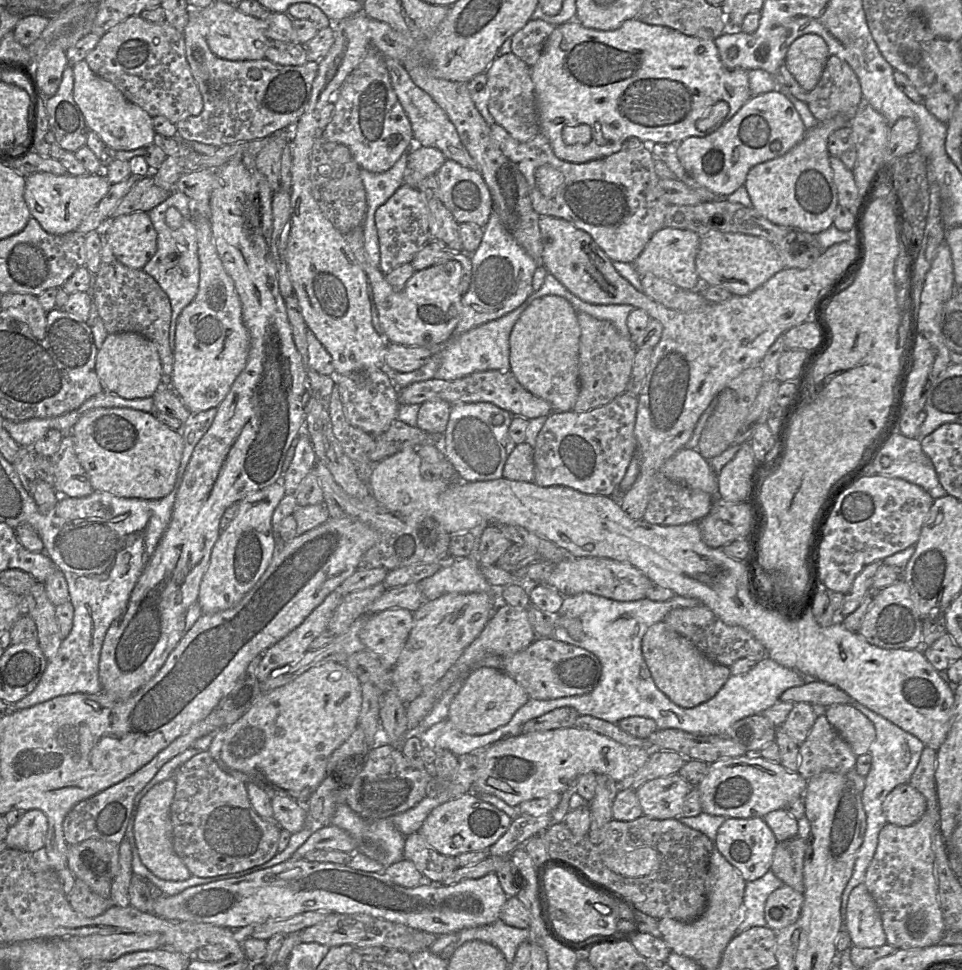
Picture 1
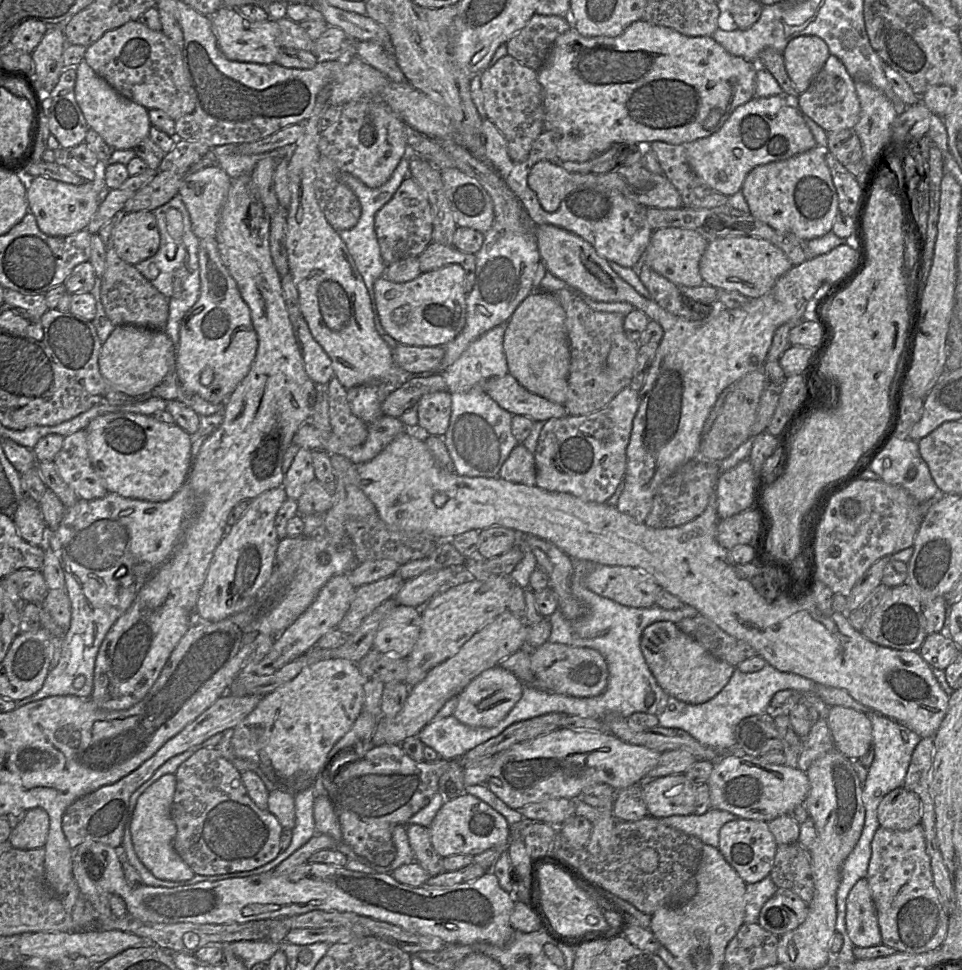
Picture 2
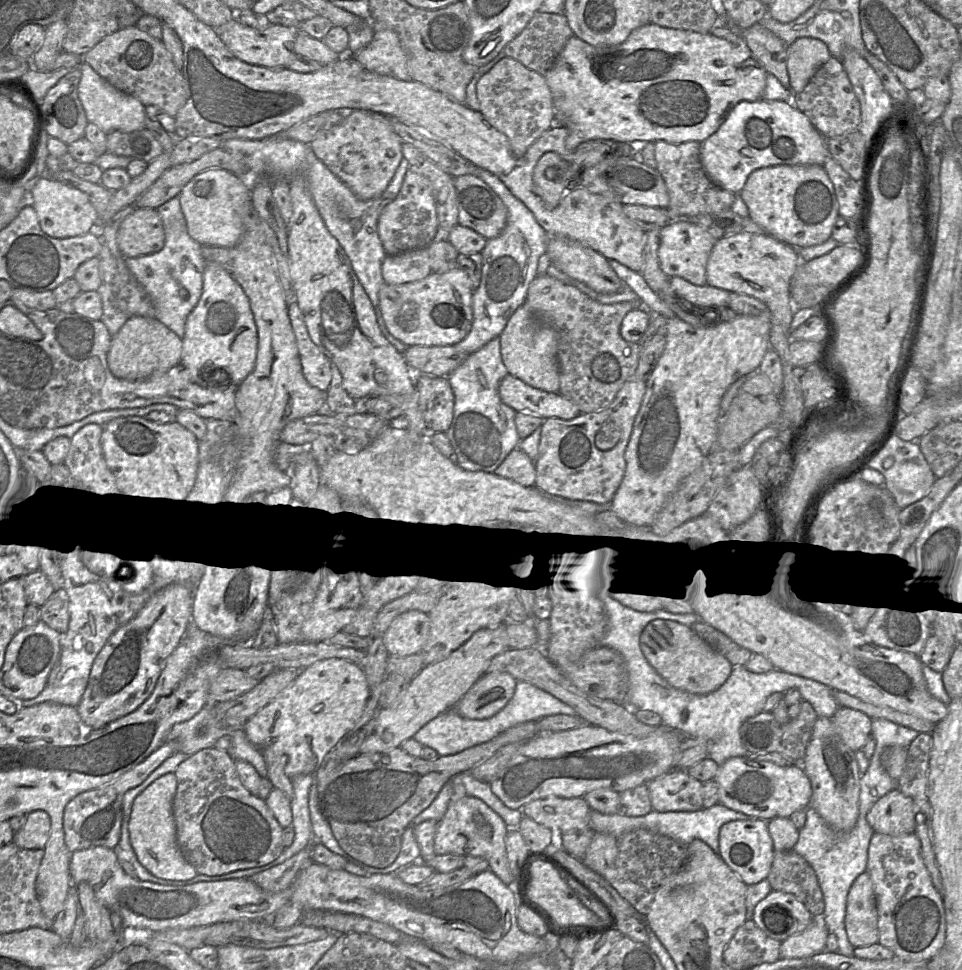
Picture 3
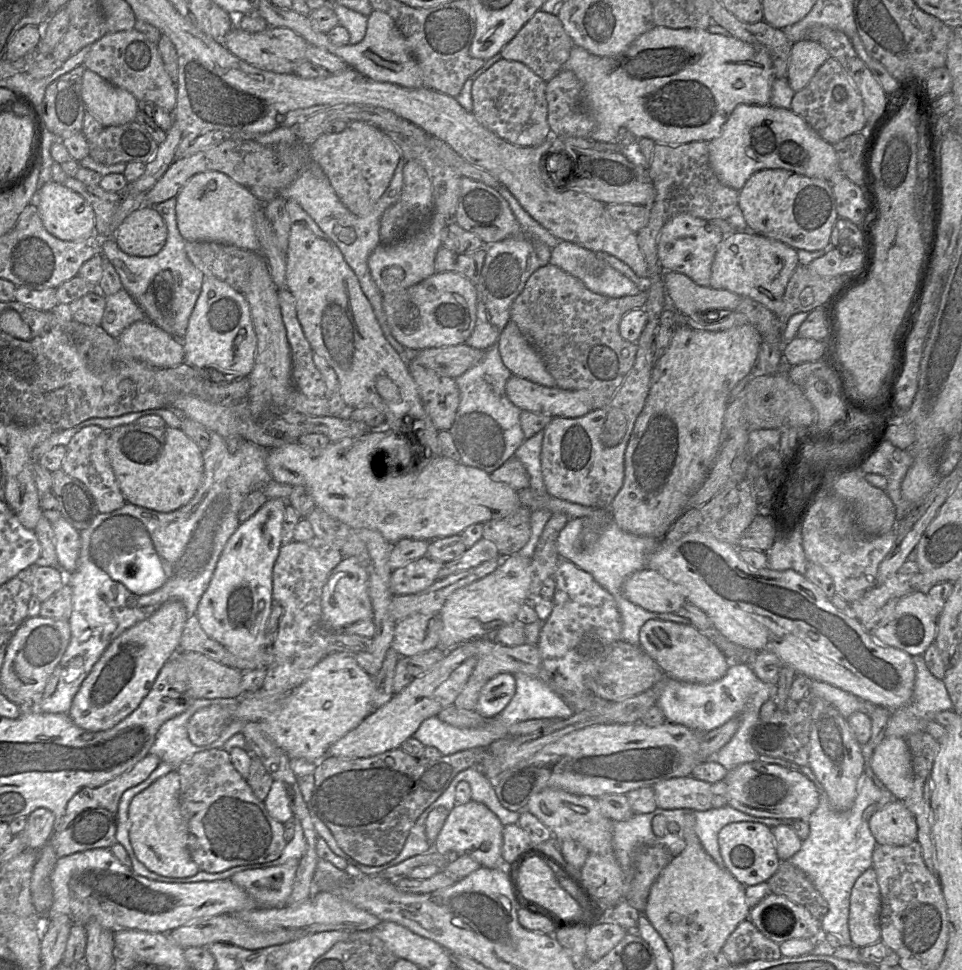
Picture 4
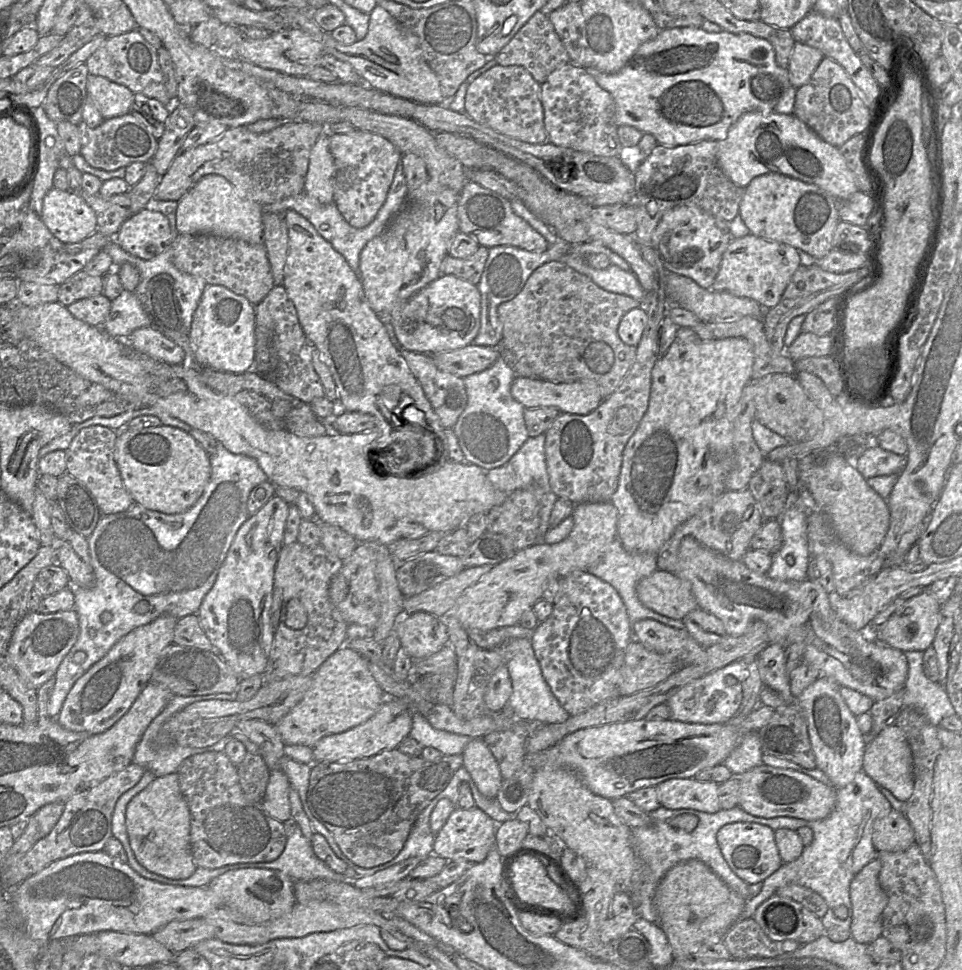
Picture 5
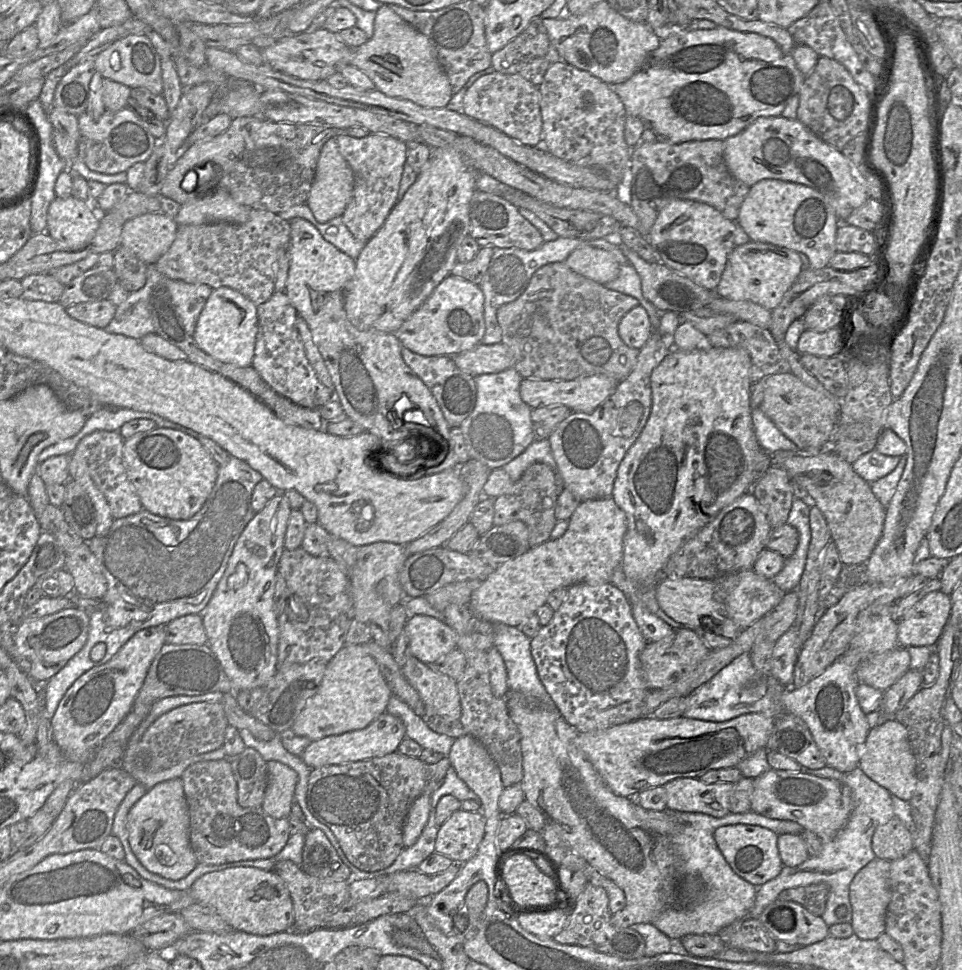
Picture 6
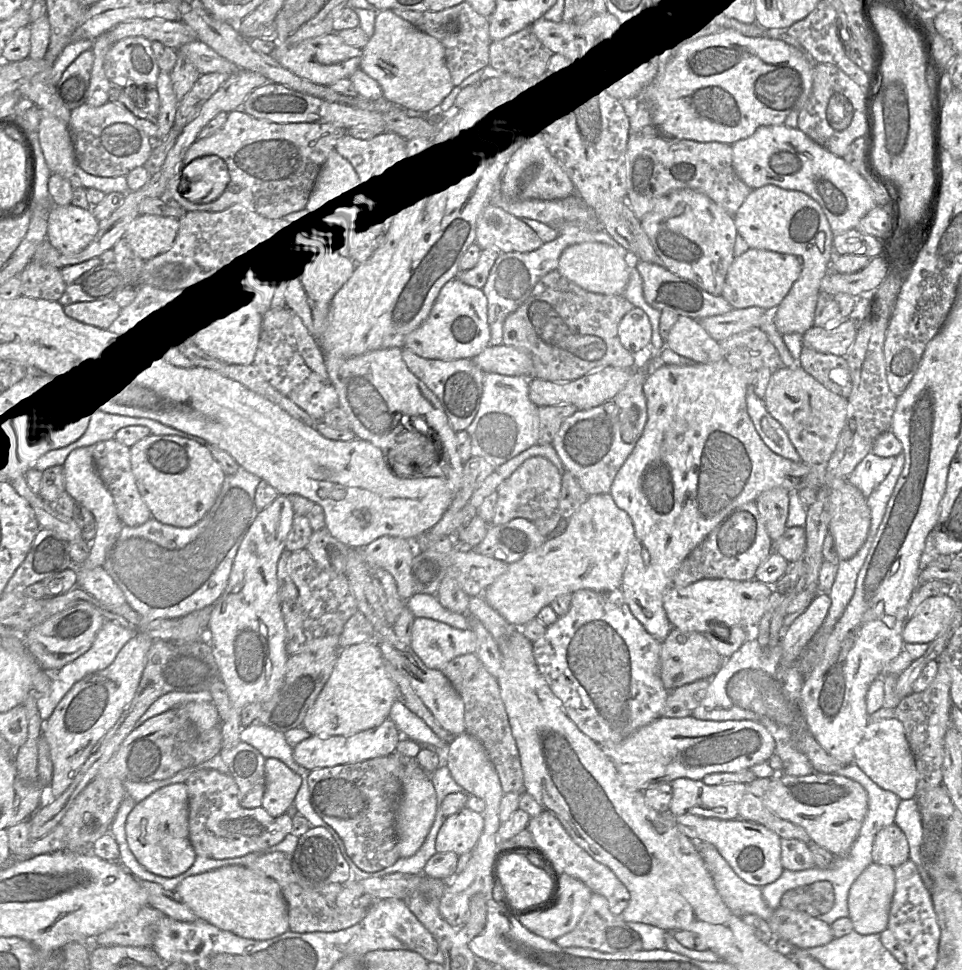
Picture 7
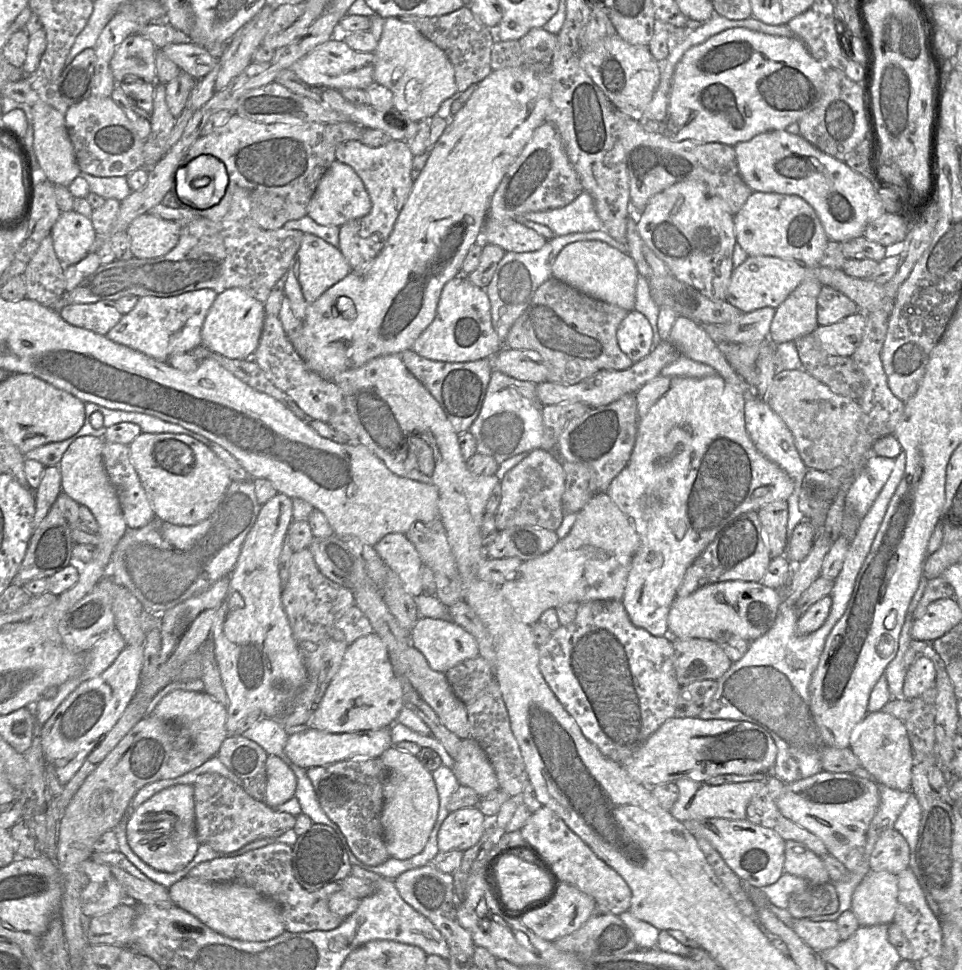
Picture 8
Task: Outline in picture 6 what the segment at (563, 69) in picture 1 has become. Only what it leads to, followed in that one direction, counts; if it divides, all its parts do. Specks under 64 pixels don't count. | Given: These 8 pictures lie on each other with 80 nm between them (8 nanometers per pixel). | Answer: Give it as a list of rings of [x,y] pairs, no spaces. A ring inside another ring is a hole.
[[[692,23],[690,27],[686,28],[689,29],[670,32],[668,36],[660,40],[659,47],[648,55],[642,67],[628,80],[622,83],[608,84],[610,89],[621,99],[627,115],[641,119],[645,125],[645,129],[651,129],[655,133],[657,140],[670,144],[709,139],[724,141],[726,138],[744,130],[759,117],[781,116],[782,111],[791,98],[799,95],[805,76],[798,70],[792,55],[783,54],[777,43],[771,38],[756,33],[729,30],[722,26],[717,26],[711,30],[702,30],[694,28]]]

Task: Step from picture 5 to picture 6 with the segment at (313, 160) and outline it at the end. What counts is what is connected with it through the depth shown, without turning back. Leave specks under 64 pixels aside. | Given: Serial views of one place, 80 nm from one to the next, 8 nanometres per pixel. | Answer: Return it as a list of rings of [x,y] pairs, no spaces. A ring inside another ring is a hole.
[[[335,138],[322,146],[310,188],[307,206],[320,223],[340,217],[354,189],[354,175],[338,151]]]

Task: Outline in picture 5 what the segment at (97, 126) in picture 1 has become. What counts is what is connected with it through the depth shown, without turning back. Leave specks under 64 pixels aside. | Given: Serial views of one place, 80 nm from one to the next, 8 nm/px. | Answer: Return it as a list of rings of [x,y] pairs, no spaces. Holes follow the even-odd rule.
[[[89,74],[86,90],[103,119],[128,114],[135,103],[134,93],[130,89],[102,76]]]

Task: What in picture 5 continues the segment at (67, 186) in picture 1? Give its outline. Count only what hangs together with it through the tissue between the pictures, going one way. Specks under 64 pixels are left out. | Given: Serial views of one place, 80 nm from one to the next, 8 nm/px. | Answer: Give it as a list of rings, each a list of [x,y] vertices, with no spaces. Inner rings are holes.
[[[50,189],[43,199],[41,220],[62,243],[84,240],[97,230],[94,210],[78,192]]]

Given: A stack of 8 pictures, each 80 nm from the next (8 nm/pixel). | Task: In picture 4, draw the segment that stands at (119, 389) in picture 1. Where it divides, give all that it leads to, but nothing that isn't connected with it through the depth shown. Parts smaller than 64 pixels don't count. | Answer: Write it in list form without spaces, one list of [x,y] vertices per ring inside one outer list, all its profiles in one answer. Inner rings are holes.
[[[148,319],[136,321],[127,327],[118,338],[121,347],[119,358],[133,358],[154,368],[173,368],[184,363],[183,342],[175,339]]]

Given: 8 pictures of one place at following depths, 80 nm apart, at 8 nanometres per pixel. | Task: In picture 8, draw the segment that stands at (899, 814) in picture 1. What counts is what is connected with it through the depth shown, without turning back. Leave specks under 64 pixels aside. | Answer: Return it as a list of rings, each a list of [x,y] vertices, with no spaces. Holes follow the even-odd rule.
[[[894,828],[877,839],[868,858],[870,871],[887,871],[898,875],[909,865],[910,850],[906,839]]]

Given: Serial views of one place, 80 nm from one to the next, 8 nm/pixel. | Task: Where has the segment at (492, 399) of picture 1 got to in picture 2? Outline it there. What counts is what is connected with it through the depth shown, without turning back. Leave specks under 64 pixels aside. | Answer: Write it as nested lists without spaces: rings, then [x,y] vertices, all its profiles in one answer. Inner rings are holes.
[[[441,373],[412,377],[388,394],[381,405],[382,413],[399,418],[404,411],[414,407],[424,394],[444,390],[447,386]],[[509,373],[488,379],[484,384],[484,390],[500,407],[512,415],[527,416],[535,422],[545,422],[550,418],[568,415],[564,405],[528,391]]]

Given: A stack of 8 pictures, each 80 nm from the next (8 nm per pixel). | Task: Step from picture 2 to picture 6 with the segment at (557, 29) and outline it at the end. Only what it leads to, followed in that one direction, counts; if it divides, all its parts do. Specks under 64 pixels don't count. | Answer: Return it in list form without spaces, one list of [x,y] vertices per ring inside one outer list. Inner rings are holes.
[[[533,18],[524,31],[492,55],[494,71],[519,74],[539,86],[548,68],[563,58],[551,42],[543,19]]]

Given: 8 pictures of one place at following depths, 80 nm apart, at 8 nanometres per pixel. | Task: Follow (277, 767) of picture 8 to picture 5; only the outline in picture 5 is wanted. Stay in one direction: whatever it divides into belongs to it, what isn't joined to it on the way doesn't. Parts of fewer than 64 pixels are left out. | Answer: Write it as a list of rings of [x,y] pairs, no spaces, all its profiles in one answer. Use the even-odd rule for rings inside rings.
[[[281,769],[270,771],[270,777],[262,804],[272,818],[281,822],[285,822],[291,817],[289,801],[290,789],[289,779]]]

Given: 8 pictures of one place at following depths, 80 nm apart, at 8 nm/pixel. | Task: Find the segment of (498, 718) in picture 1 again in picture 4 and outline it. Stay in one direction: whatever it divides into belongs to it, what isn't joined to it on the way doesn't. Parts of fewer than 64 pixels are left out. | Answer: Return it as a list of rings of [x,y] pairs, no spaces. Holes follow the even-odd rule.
[[[500,673],[490,679],[481,689],[475,711],[484,718],[498,715],[509,704],[516,691],[513,674]]]

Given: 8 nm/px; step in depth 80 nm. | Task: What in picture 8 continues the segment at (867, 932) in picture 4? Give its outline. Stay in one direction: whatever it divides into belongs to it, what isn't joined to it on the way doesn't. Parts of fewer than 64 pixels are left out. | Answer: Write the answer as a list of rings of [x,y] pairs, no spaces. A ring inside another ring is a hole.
[[[869,871],[855,888],[851,908],[861,926],[891,924],[897,907],[897,876]]]

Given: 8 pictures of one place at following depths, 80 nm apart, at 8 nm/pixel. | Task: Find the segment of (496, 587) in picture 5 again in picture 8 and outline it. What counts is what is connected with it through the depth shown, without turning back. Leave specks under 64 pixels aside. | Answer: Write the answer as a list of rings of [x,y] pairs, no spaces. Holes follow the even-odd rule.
[[[597,492],[577,512],[569,533],[547,553],[523,561],[516,577],[501,586],[519,620],[532,626],[543,612],[569,602],[622,600],[632,560],[640,546],[633,522],[606,492]]]

